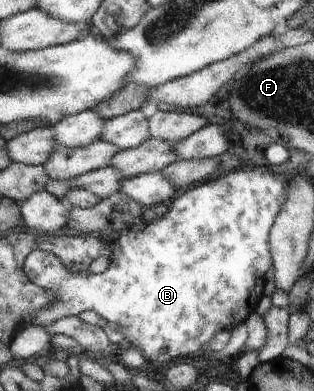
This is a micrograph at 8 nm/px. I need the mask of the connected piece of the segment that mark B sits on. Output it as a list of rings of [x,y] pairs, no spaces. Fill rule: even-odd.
[[[261,167],[255,168],[243,168],[243,170],[235,170],[235,172],[229,172],[217,180],[211,180],[207,182],[199,183],[177,193],[177,195],[168,203],[168,212],[166,212],[157,221],[150,223],[144,230],[137,232],[125,232],[118,242],[113,246],[114,255],[111,258],[110,267],[101,274],[91,274],[91,272],[76,272],[69,270],[65,266],[65,262],[61,260],[55,253],[50,253],[46,249],[37,249],[29,255],[26,262],[26,270],[28,276],[33,282],[37,283],[45,290],[53,290],[53,294],[57,294],[57,300],[45,308],[42,313],[37,314],[35,318],[27,318],[23,320],[23,323],[28,325],[41,325],[49,326],[61,318],[80,316],[88,311],[95,311],[101,314],[103,318],[108,319],[109,322],[114,322],[123,328],[127,339],[131,342],[133,347],[139,348],[145,356],[147,356],[149,362],[169,362],[169,360],[175,360],[179,356],[197,356],[199,350],[215,336],[217,330],[223,328],[233,328],[238,324],[241,324],[245,318],[251,316],[251,312],[255,312],[255,304],[261,300],[263,296],[263,280],[265,280],[265,272],[271,268],[271,252],[269,252],[269,228],[271,224],[275,222],[277,214],[281,210],[283,203],[288,200],[289,192],[287,192],[287,186],[290,186],[291,179],[281,176],[275,176],[271,174],[268,168],[263,170]]]

